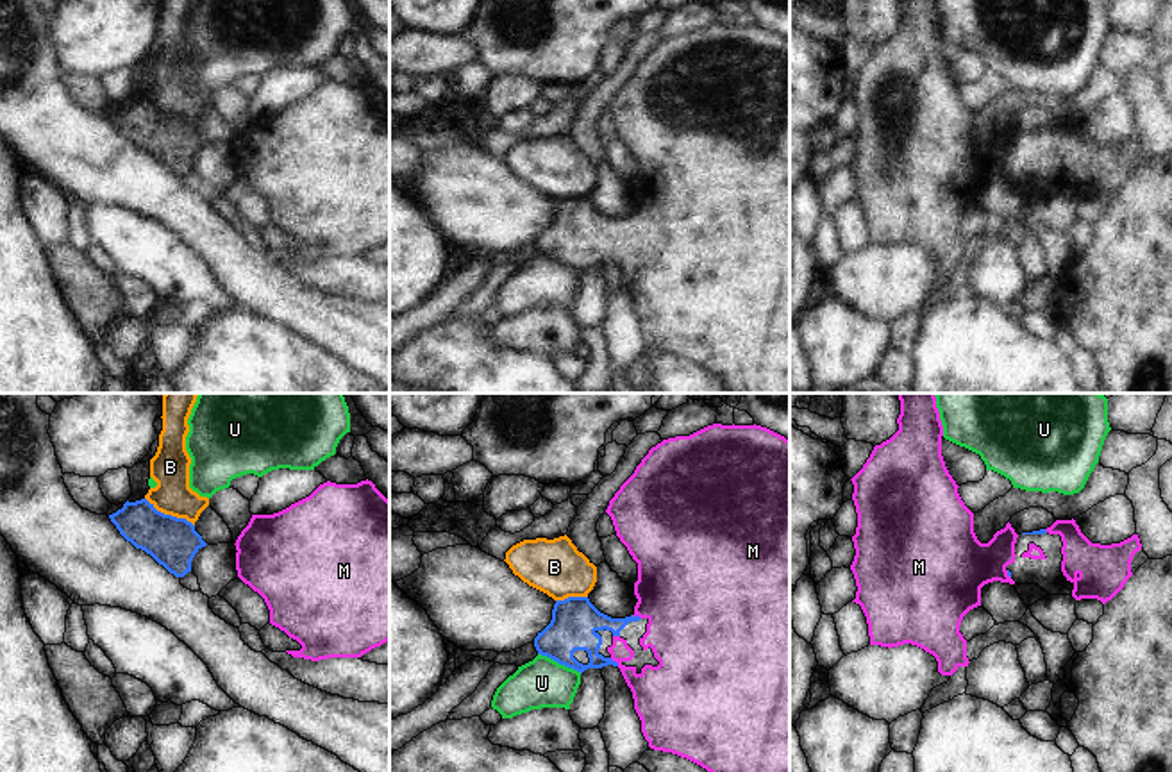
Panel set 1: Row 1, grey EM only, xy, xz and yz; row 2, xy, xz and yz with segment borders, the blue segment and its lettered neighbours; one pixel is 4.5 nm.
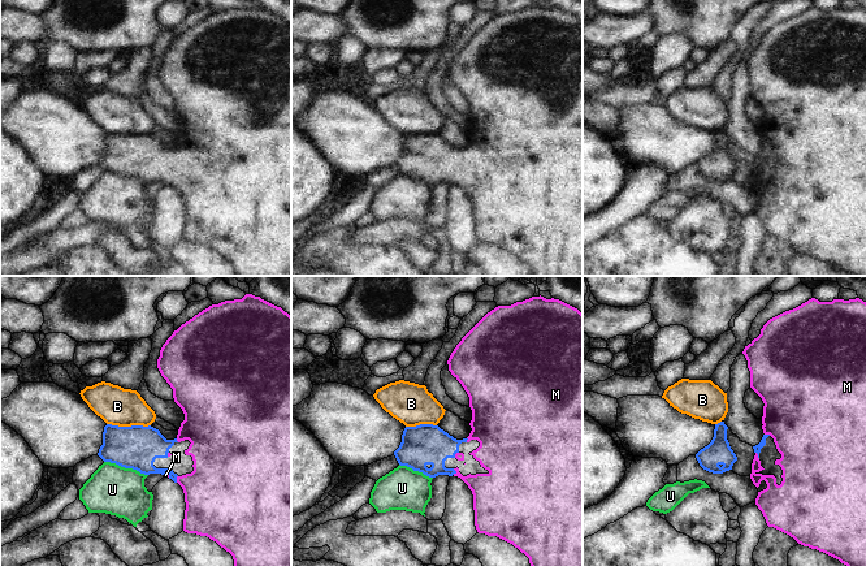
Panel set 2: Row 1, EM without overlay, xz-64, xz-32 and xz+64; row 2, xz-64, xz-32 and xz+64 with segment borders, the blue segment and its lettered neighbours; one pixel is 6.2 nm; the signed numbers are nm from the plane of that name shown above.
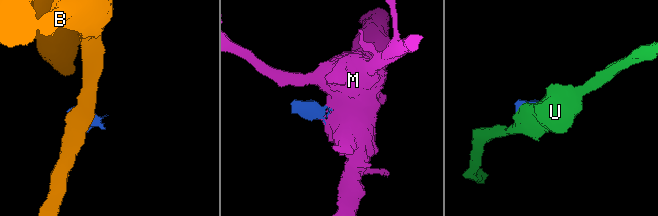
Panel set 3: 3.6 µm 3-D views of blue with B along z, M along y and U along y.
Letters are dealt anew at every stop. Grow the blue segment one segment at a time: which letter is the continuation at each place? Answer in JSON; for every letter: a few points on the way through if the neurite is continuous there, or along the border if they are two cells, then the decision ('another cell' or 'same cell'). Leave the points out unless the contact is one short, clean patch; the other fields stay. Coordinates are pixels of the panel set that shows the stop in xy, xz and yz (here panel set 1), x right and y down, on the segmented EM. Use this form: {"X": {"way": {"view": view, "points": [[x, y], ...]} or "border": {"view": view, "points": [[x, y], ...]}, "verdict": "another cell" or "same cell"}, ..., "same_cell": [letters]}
{"B": {"border": {"view": "xy", "points": [[145, 497], [158, 510], [184, 517], [193, 526]]}, "verdict": "another cell"}, "M": {"way": {"view": "xz", "points": [[572, 628], [602, 662], [615, 662], [640, 685], [661, 692]]}, "verdict": "same cell"}, "U": {"verdict": "another cell"}, "same_cell": ["M"]}

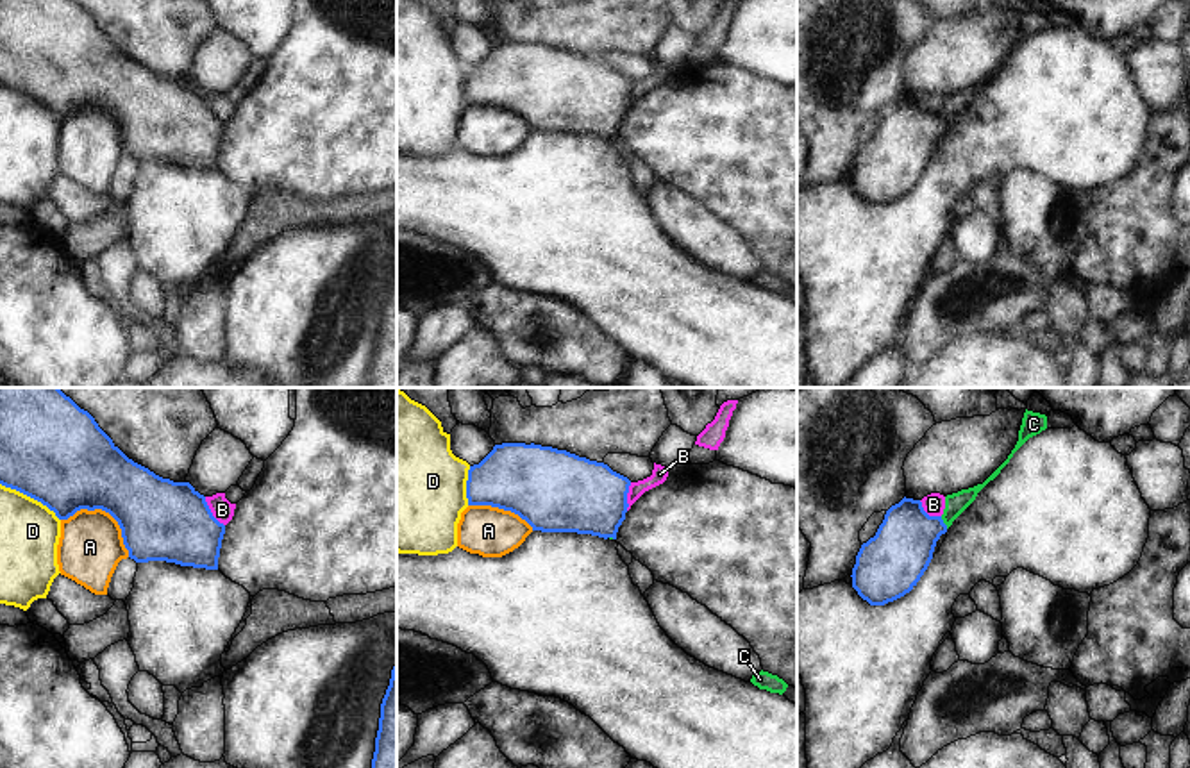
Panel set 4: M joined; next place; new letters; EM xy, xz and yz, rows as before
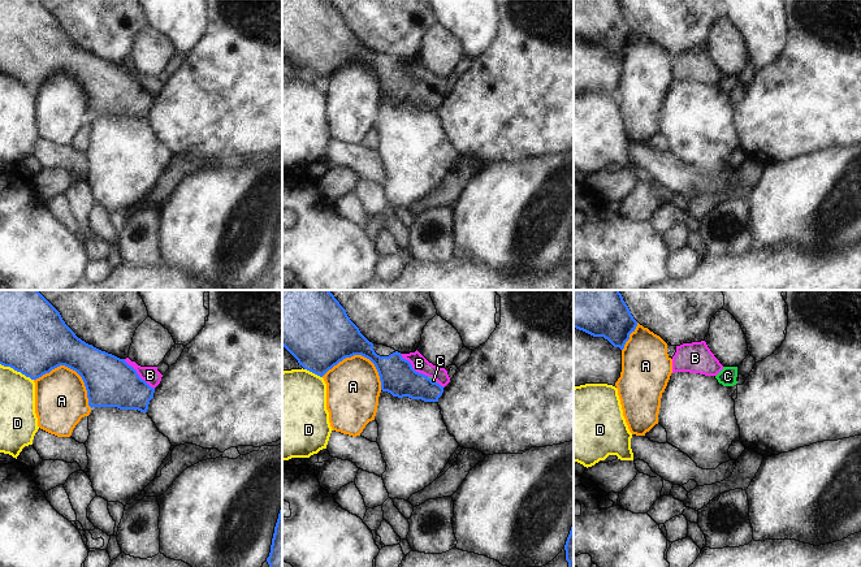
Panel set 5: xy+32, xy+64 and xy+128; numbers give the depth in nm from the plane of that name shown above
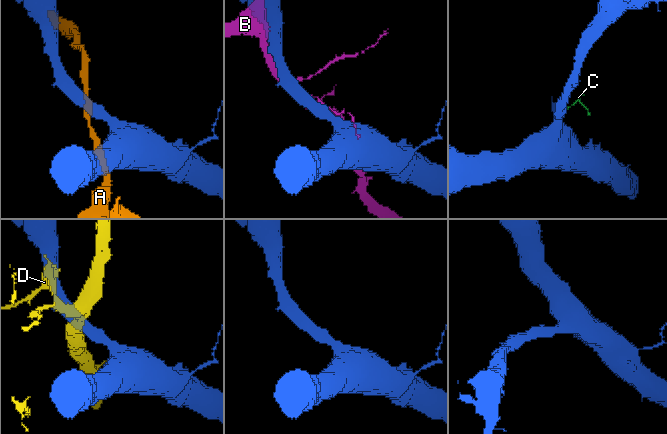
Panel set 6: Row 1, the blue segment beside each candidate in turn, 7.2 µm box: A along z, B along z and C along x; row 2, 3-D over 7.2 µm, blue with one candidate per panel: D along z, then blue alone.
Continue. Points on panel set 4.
{"A": {"verdict": "another cell"}, "B": {"verdict": "another cell"}, "C": {"way": {"view": "yz", "points": [[901, 550], [921, 531], [942, 522], [955, 504]]}, "verdict": "same cell"}, "D": {"verdict": "another cell"}, "same_cell": ["C"]}

